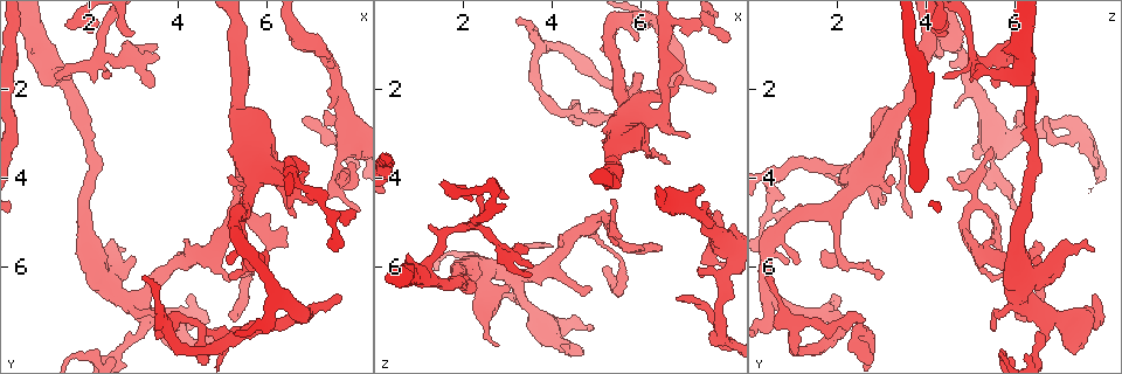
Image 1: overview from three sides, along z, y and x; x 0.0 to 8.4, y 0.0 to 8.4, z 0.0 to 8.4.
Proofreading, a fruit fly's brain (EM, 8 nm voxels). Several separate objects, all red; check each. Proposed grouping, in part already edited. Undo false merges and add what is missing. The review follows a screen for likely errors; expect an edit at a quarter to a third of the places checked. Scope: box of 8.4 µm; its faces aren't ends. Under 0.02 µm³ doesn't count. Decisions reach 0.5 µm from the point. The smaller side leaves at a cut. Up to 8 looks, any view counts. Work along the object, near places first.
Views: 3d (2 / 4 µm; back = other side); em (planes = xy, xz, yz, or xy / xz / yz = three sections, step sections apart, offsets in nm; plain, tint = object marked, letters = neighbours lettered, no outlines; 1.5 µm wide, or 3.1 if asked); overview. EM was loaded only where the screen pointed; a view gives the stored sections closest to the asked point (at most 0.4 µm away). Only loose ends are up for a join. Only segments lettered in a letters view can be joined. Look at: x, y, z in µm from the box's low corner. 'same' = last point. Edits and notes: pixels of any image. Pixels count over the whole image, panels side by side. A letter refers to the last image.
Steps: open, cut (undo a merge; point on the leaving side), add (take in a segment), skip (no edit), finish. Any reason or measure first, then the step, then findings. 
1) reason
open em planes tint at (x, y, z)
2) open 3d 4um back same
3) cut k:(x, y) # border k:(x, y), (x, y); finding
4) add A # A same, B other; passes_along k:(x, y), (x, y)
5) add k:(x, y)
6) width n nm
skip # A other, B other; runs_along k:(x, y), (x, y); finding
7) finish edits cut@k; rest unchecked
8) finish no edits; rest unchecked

open 3d 4um at (4.55, 7.40, 2.45)

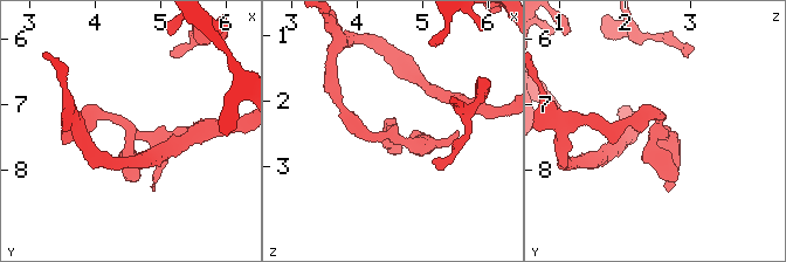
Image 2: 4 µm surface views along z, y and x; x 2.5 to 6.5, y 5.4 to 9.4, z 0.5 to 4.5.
now the EM
open em yz step 8 tint at (4.55, 7.40, 2.50)

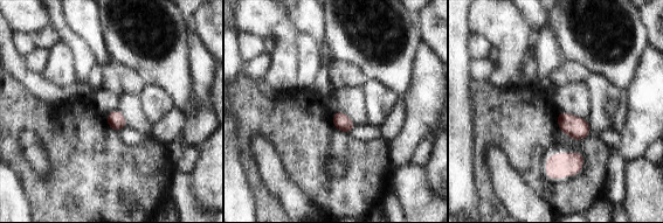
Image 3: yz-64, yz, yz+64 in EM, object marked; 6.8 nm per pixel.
another direction
open em planes letters same

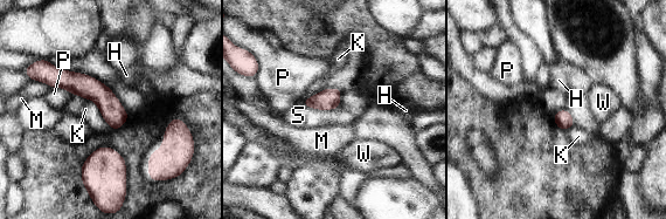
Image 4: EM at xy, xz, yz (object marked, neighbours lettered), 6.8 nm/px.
longest_contact K 380 nm
skip # H other, K other, M other, P other, S other, W other; border 4:(71, 94), (91, 100), (111, 129); one cell here

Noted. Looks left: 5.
branch stops here
open 3d 4um at (3.05, 0.70, 4.50)

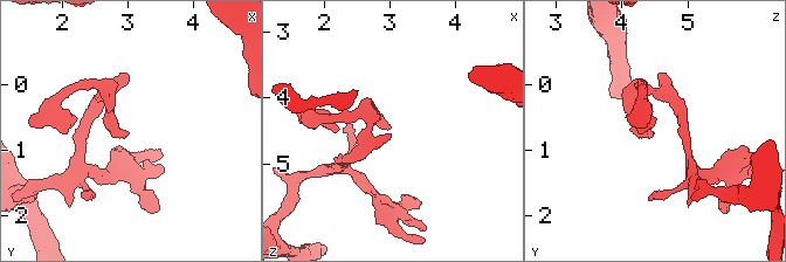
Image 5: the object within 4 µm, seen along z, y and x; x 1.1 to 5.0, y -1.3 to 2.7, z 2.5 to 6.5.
need the tissue
open em planes letters at (3.00, 0.65, 4.40)

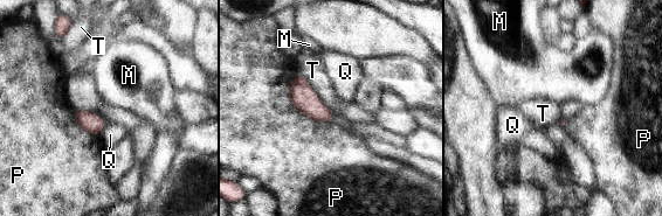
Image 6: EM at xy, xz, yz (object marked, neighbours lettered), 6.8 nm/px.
skip # M other, P other, Q other, T other; border 6:(300, 74), (317, 98), (335, 115); none of them fits

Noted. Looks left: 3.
branch stops here
open 3d 2um at (3.10, 5.75, 6.60)

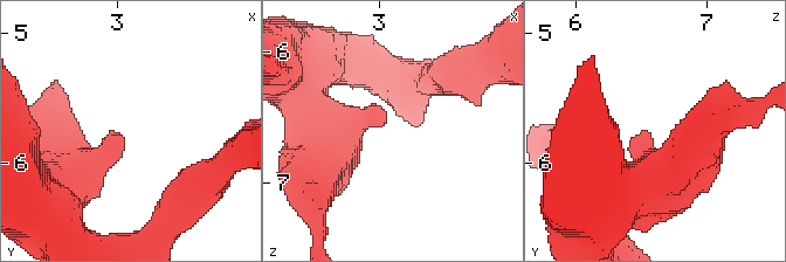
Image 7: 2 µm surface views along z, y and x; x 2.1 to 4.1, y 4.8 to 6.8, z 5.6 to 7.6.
need the tissue
open em planes letters at (3.06, 5.76, 6.56)

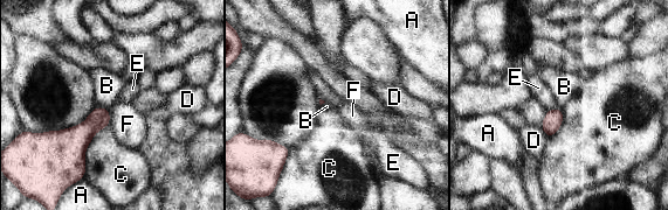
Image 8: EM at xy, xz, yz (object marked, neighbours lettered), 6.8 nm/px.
skip # A other, B other, C other, D other, E other, F other; border 8:(108, 109), (110, 124); none of them fits

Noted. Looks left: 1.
finish no edits; rest unchecked

